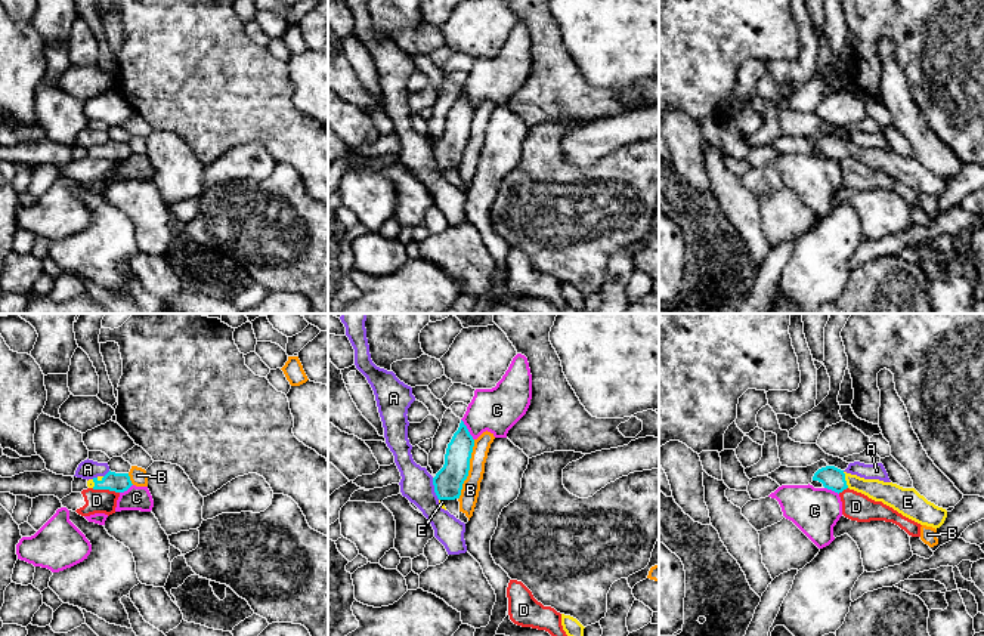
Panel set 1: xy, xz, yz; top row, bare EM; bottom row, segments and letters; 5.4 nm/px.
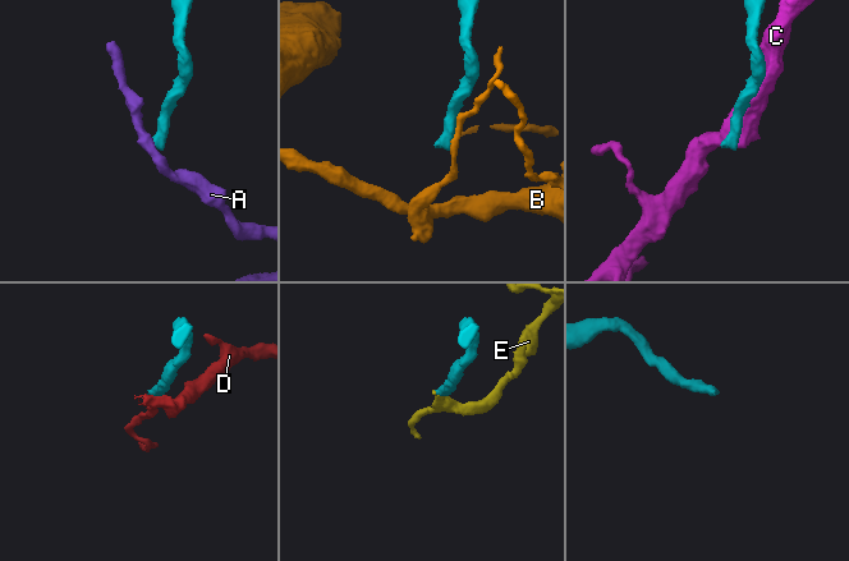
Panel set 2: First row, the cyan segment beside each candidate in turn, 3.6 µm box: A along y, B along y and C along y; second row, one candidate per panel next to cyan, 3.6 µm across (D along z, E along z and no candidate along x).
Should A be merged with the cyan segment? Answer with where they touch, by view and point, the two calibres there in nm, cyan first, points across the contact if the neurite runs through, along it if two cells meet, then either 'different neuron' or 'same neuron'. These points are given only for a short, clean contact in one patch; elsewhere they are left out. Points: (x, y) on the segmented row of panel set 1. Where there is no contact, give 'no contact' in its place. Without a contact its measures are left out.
xz (435, 488) | 160/180 nm | along xz (432, 478), (435, 494), (439, 499) | different neuron

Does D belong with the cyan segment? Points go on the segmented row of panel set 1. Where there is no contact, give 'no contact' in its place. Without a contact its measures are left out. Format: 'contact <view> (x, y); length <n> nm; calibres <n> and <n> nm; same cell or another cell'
contact xy (105, 488); length 150 nm; calibres 110 and 130 nm; another cell

